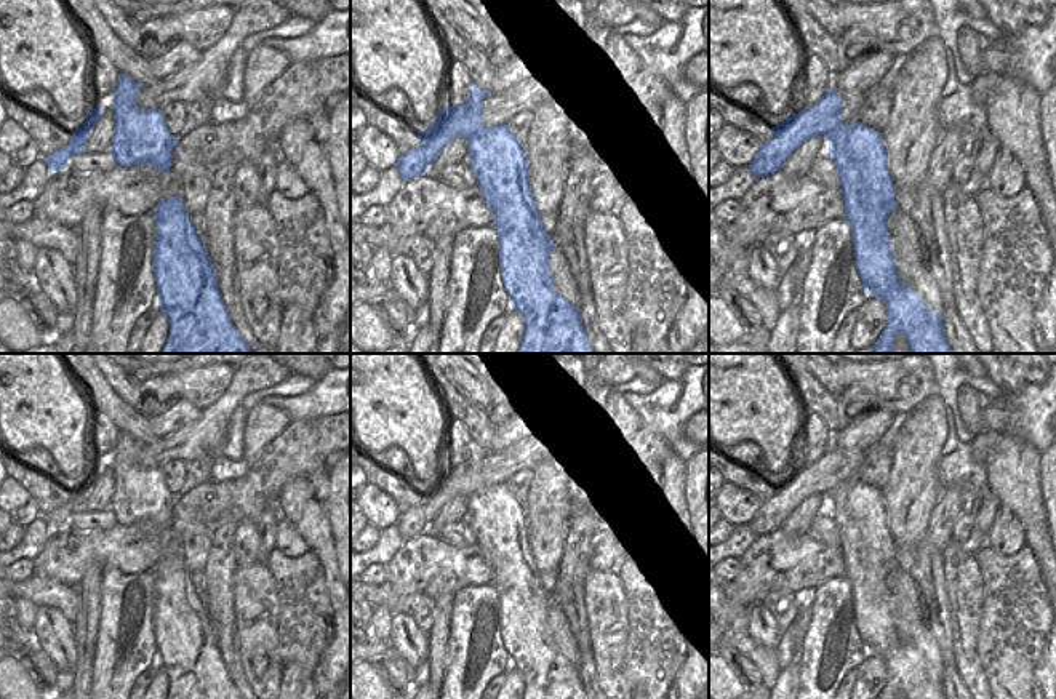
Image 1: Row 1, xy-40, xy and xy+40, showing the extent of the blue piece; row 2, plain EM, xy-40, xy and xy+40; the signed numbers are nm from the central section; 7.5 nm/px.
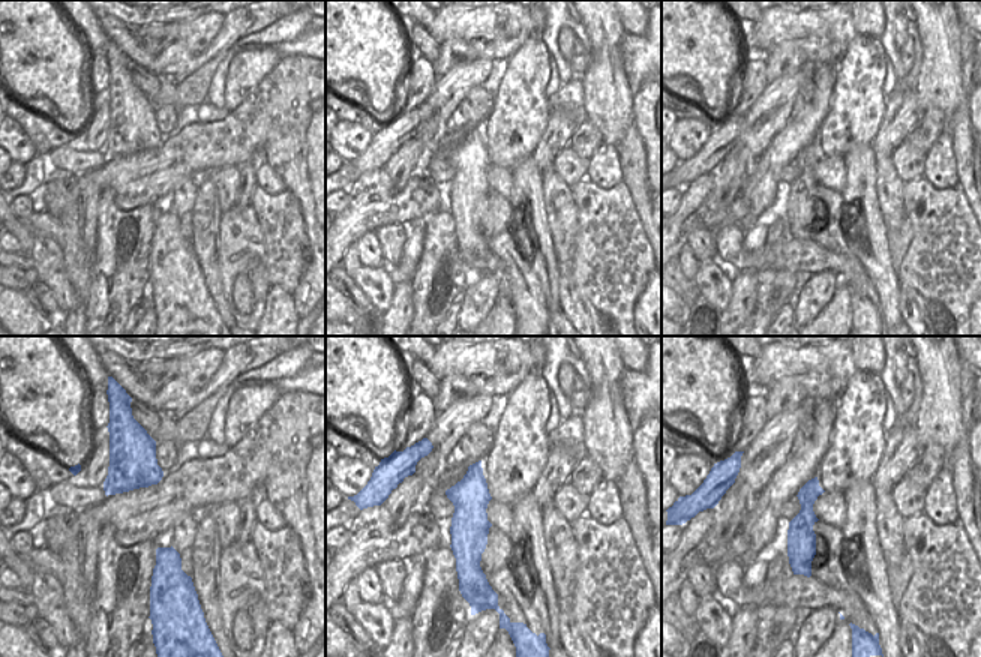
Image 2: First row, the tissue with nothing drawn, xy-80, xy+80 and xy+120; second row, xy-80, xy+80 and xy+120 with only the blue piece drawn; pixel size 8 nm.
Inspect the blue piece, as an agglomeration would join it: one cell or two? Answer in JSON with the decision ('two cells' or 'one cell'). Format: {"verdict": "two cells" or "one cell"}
{"verdict": "two cells"}

